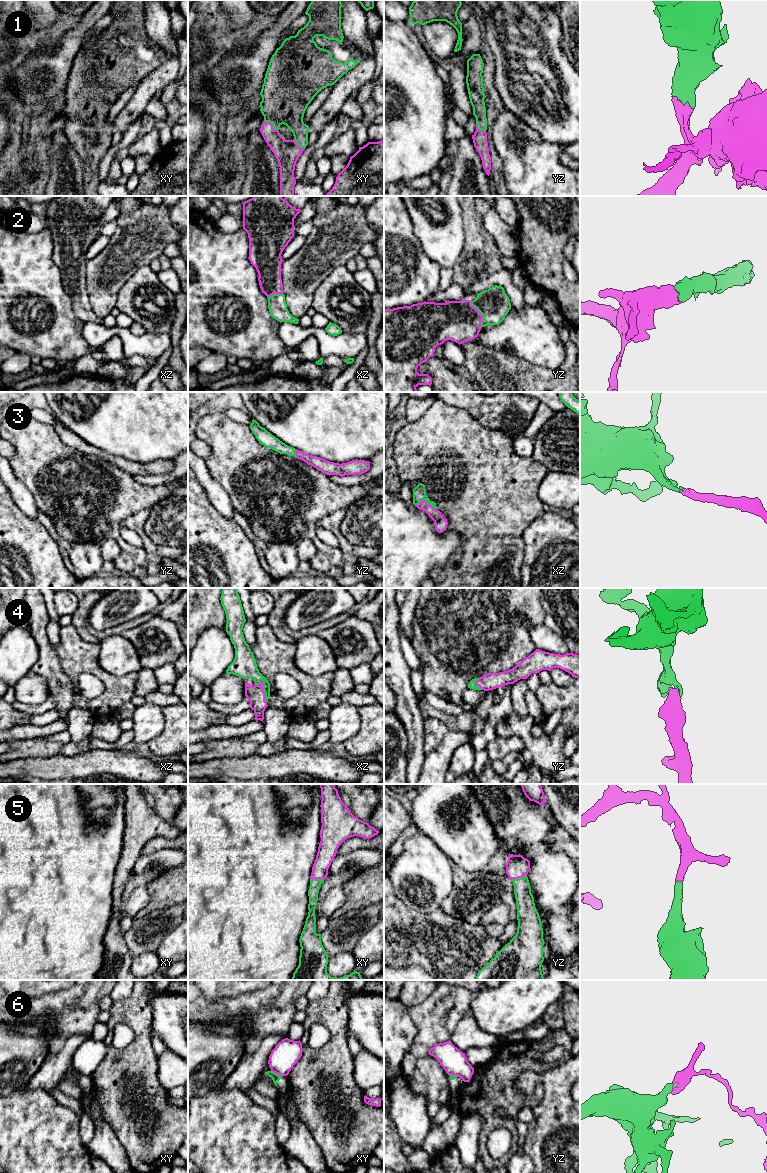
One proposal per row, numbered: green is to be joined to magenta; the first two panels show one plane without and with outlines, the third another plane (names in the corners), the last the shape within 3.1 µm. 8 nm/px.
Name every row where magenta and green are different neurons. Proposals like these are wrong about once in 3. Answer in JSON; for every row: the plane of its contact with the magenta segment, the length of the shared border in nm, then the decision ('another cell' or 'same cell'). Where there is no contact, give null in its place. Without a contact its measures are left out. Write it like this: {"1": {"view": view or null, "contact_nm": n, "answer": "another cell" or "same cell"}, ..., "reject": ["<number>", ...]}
{"1": {"view": "xy", "contact_nm": 140, "answer": "same cell"}, "2": {"view": "yz", "contact_nm": 220, "answer": "same cell"}, "3": {"view": "xz", "contact_nm": 180, "answer": "same cell"}, "4": {"view": "xz", "contact_nm": 200, "answer": "same cell"}, "5": {"view": "yz", "contact_nm": 130, "answer": "same cell"}, "6": {"view": "xy", "contact_nm": 100, "answer": "another cell"}, "reject": ["6"]}

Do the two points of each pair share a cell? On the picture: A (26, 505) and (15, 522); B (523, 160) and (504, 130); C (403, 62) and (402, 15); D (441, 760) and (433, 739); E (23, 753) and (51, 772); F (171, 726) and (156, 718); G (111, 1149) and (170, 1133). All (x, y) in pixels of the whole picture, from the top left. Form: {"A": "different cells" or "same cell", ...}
{"A": "different cells", "B": "same cell", "C": "different cells", "D": "different cells", "E": "different cells", "F": "different cells", "G": "different cells"}

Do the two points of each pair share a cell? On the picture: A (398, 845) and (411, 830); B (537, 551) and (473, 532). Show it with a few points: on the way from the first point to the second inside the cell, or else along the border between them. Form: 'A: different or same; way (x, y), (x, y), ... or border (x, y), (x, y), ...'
A: same; way (400, 841), (407, 834)
B: different; border (530, 524), (522, 535), (523, 563), (520, 570)

